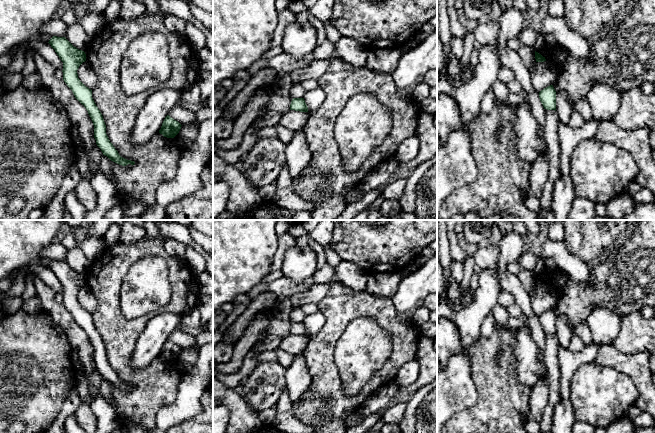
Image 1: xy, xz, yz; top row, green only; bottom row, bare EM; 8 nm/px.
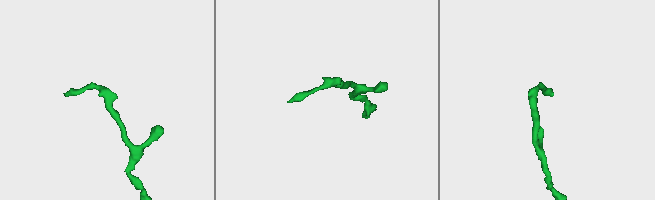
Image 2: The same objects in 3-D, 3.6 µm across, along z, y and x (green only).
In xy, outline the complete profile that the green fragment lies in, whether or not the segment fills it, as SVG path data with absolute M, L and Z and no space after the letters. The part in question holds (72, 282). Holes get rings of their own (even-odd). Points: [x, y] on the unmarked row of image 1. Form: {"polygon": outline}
{"polygon": "M53 260L49 266L63 286L63 304L72 314L75 322L86 332L94 349L94 362L103 379L111 385L126 390L135 386L121 381L106 358L103 340L92 322L92 314L78 302L77 294L86 285L84 275L74 271L65 261Z"}

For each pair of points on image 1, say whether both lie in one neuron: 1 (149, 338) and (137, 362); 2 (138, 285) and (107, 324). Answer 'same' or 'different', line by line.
1: same
2: different

